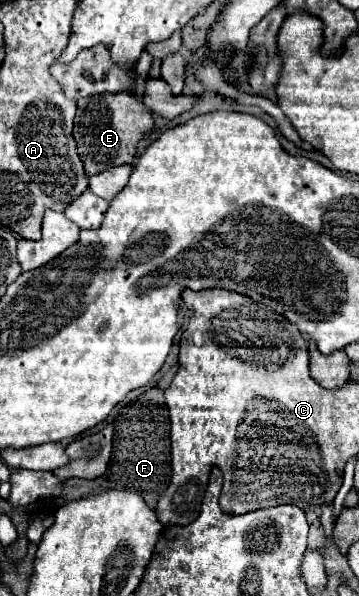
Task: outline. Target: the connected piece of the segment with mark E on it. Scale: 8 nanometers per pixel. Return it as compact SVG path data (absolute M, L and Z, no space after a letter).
M130 91L102 93L78 103L74 117L74 139L78 155L84 163L86 175L102 173L110 167L132 163L136 145L146 131L154 127L154 117L146 105L142 105Z

